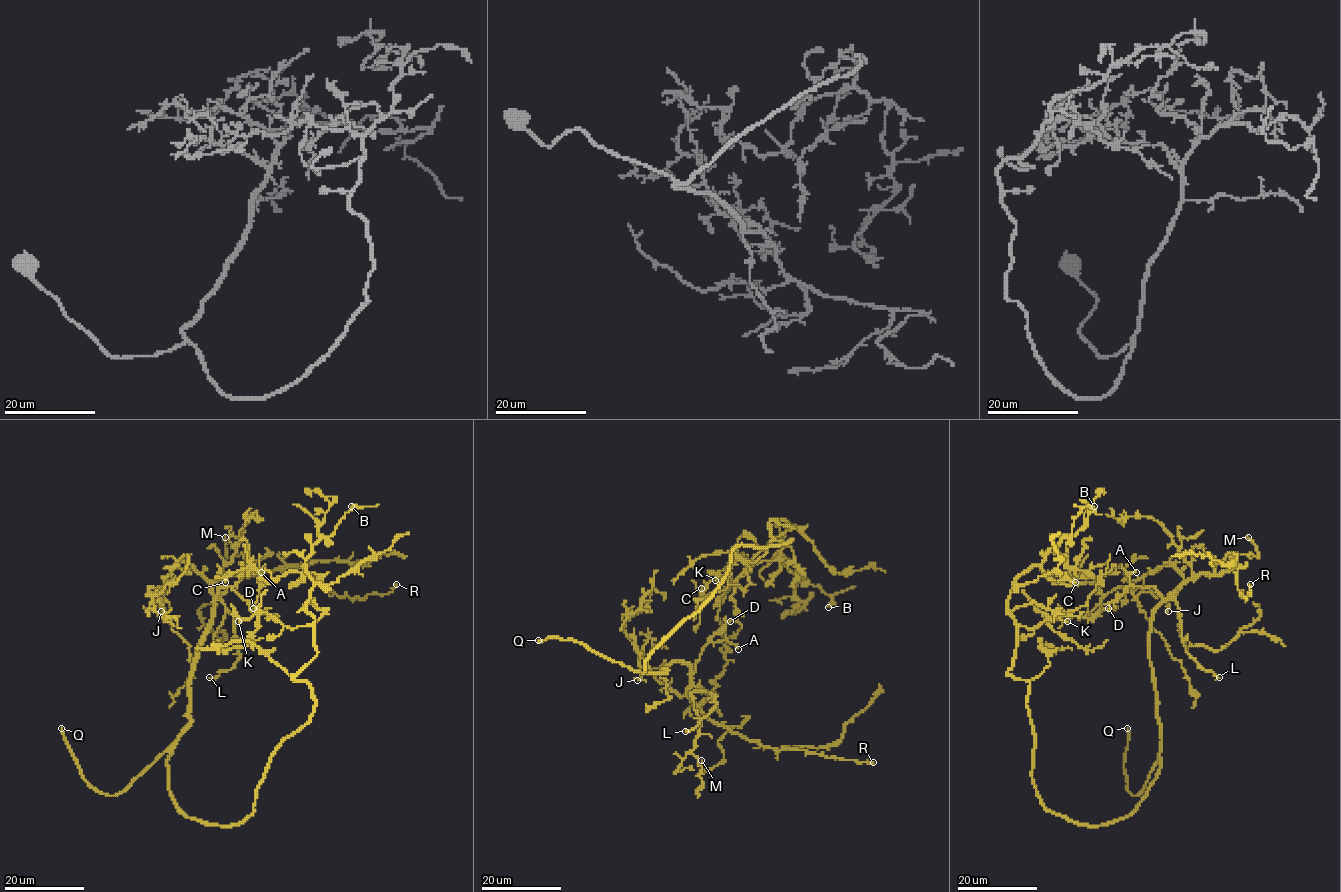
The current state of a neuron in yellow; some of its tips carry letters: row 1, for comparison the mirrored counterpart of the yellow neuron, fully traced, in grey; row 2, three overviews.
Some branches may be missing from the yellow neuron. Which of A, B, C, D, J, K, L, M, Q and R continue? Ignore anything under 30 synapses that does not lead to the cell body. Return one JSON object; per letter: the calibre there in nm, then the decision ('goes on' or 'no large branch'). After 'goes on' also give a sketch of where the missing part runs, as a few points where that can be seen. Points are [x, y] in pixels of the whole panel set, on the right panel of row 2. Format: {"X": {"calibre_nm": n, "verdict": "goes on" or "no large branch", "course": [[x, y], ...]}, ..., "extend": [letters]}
{"A": {"calibre_nm": 100, "verdict": "no large branch"}, "B": {"calibre_nm": 400, "verdict": "no large branch"}, "C": {"calibre_nm": 240, "verdict": "no large branch"}, "D": {"calibre_nm": 140, "verdict": "no large branch"}, "J": {"calibre_nm": 150, "verdict": "no large branch"}, "K": {"calibre_nm": 220, "verdict": "no large branch"}, "L": {"calibre_nm": 320, "verdict": "no large branch"}, "M": {"calibre_nm": 140, "verdict": "no large branch"}, "Q": {"calibre_nm": 200, "verdict": "no large branch"}, "R": {"calibre_nm": 130, "verdict": "no large branch"}, "extend": []}

